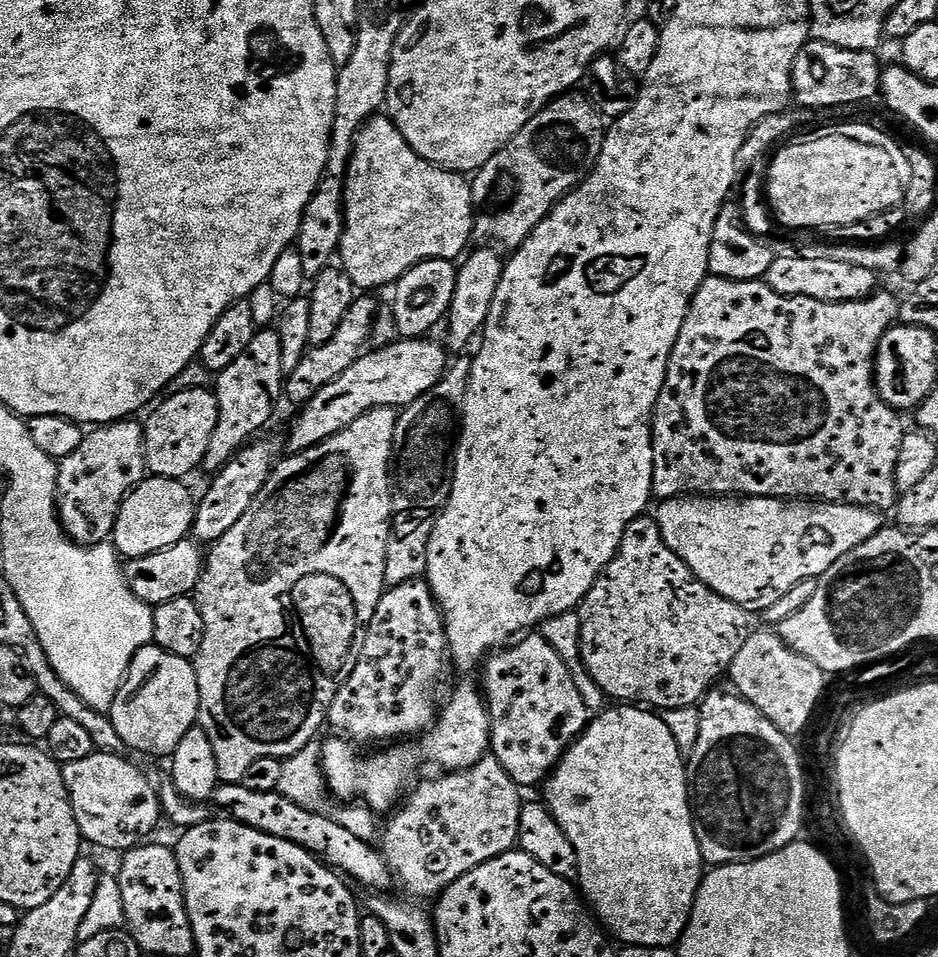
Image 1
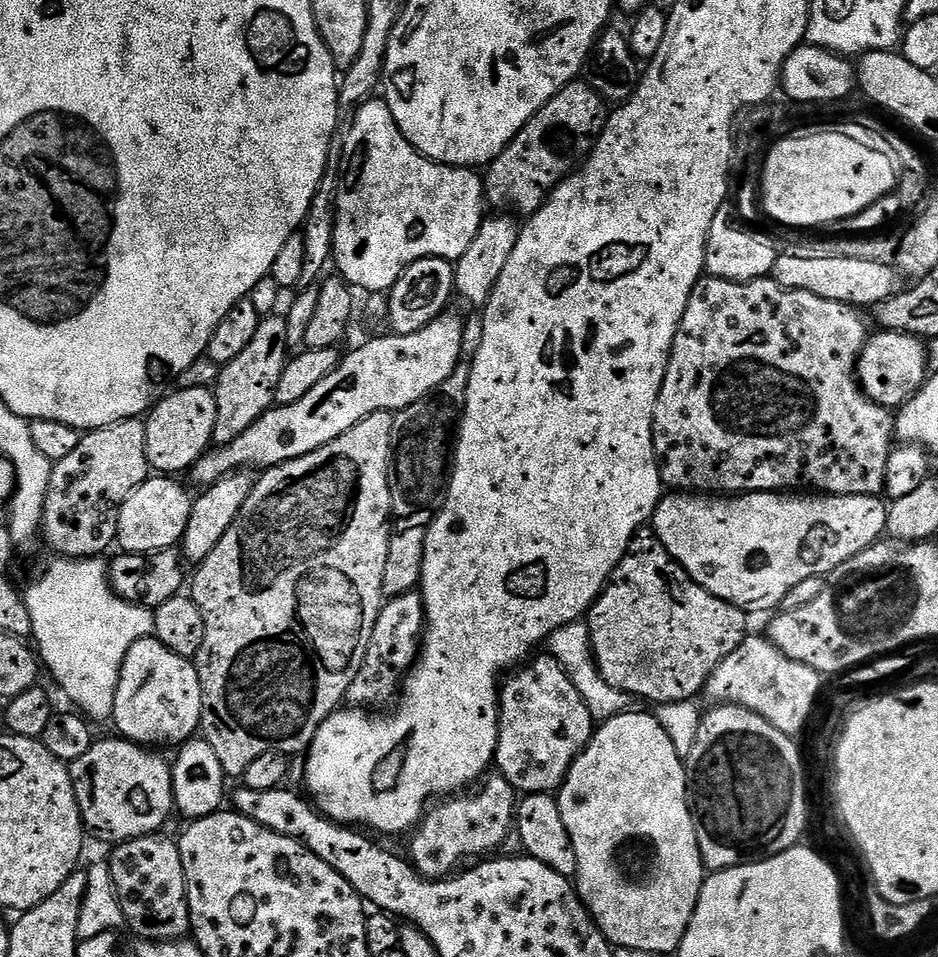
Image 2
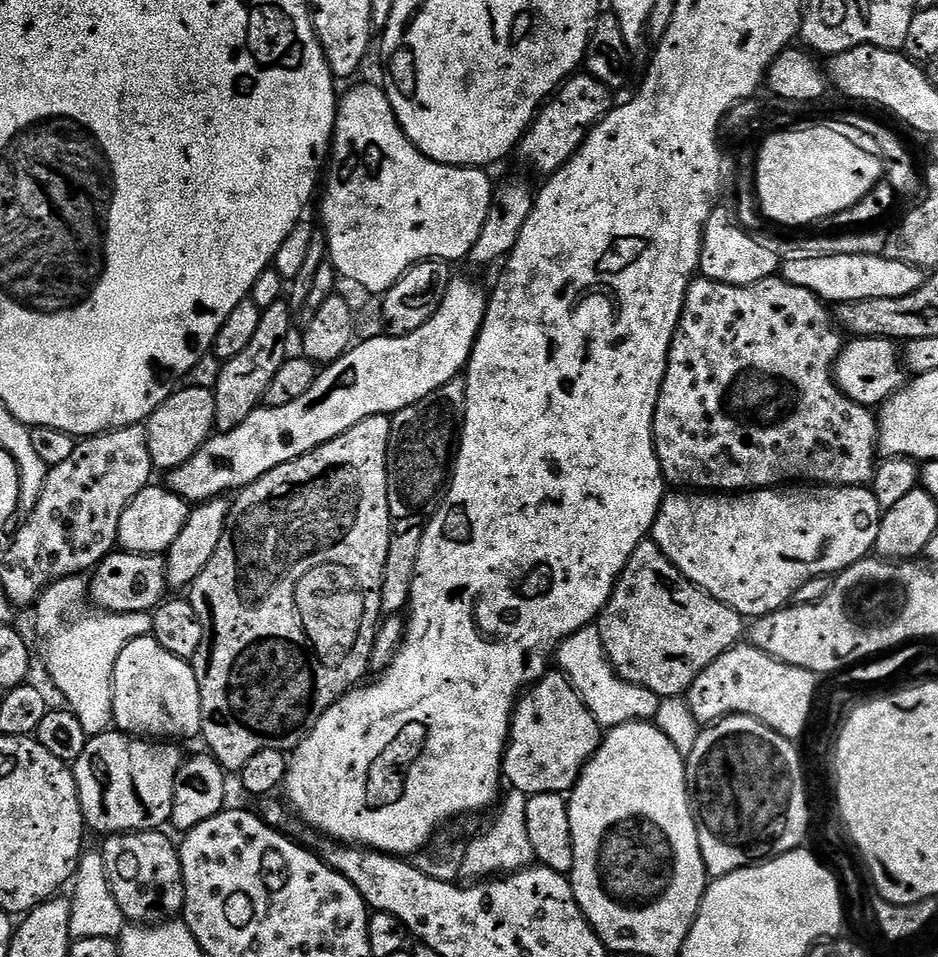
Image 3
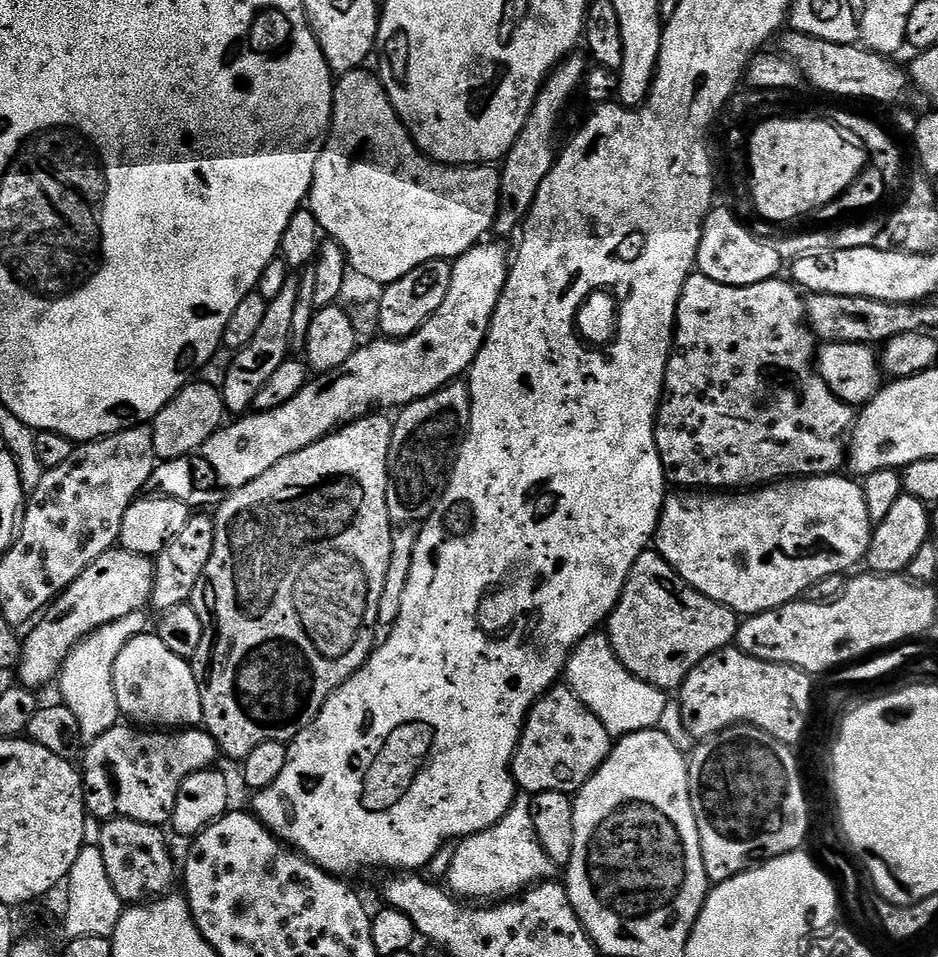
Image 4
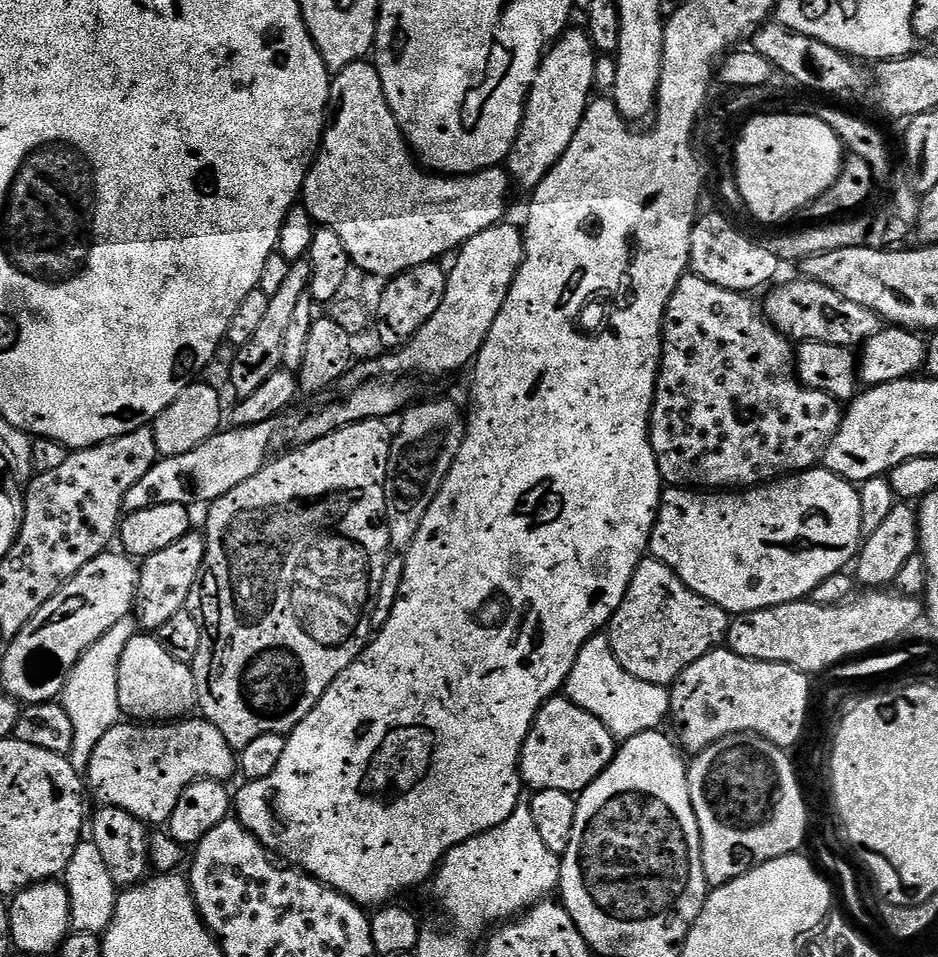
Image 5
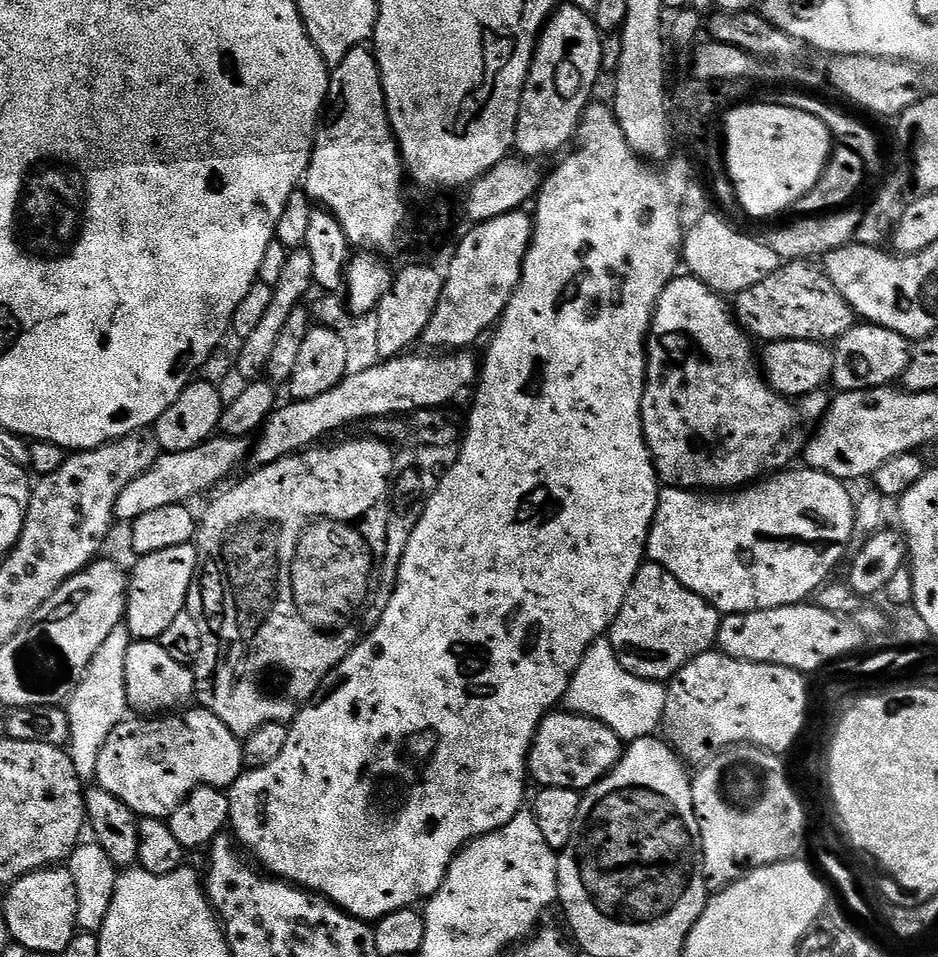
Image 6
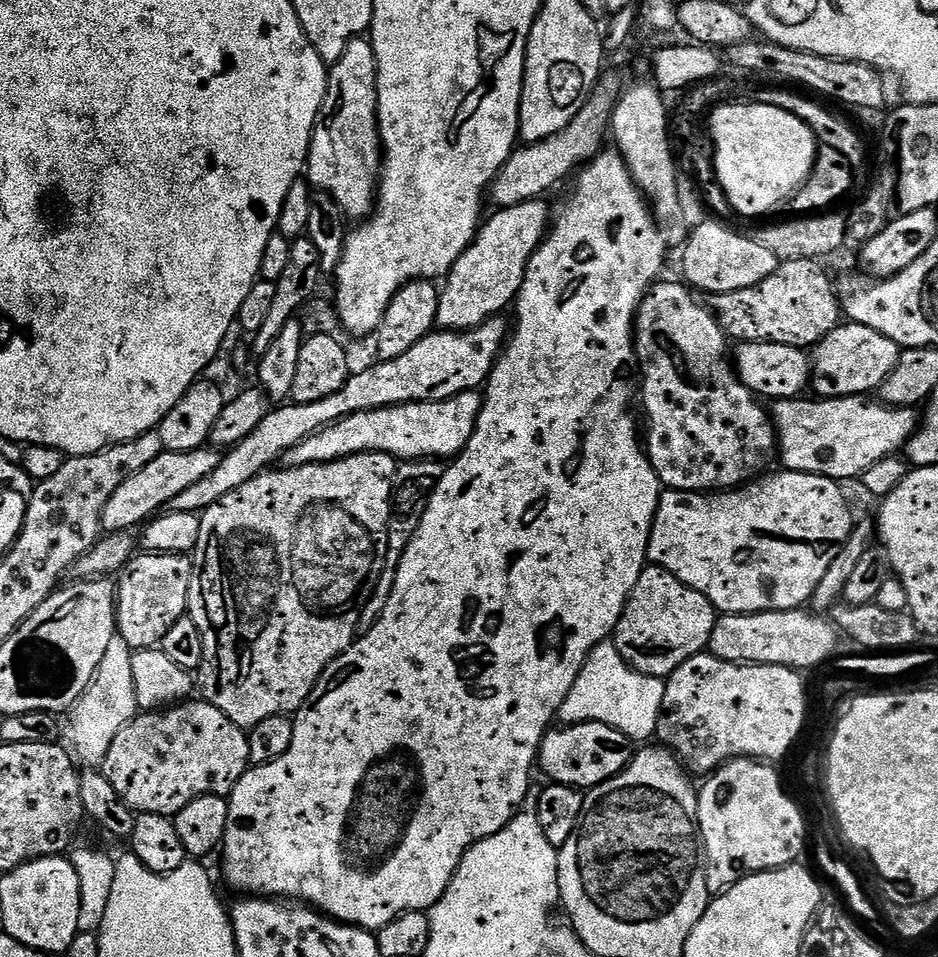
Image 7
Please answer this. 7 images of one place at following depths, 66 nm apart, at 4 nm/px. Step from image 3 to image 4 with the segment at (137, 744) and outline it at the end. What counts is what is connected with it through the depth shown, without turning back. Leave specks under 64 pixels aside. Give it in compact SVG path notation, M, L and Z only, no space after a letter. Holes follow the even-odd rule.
M117 726L106 730L106 734L102 734L87 745L82 757L84 803L87 811L91 815L93 812L100 822L111 820L113 816L125 816L147 824L167 825L174 814L174 802L178 798L178 790L184 779L217 763L216 740L200 726L183 730L145 730L140 726L127 727Z

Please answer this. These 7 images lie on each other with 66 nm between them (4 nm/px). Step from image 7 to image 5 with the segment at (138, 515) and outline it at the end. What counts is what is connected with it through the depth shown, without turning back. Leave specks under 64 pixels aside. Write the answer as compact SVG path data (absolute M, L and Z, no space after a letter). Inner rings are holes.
M270 420L258 422L258 426L232 426L229 432L221 430L202 442L202 446L190 450L190 454L157 459L156 465L126 494L125 509L137 512L159 504L211 505L213 500L222 498L222 494L230 494L234 486L242 486L246 478L254 478L254 474L269 463L276 444L276 426Z

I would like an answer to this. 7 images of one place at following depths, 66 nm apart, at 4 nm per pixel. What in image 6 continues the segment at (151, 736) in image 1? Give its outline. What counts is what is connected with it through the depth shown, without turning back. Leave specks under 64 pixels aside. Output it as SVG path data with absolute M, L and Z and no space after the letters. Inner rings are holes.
M137 640L126 650L126 698L133 713L144 718L171 713L187 705L187 700L193 699L195 691L196 678L193 669L182 662L174 662L174 658L170 658L170 654L162 650L159 642Z

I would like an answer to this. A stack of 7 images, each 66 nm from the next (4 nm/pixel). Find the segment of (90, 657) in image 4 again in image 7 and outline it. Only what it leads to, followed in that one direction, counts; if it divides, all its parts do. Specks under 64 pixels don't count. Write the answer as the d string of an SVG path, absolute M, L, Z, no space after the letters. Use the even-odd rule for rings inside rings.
M119 638L112 640L106 649L106 658L102 658L90 686L74 705L76 725L72 728L72 736L76 739L76 748L84 760L103 762L116 735L129 720L135 720L138 715L132 653L133 649L128 647L126 641Z

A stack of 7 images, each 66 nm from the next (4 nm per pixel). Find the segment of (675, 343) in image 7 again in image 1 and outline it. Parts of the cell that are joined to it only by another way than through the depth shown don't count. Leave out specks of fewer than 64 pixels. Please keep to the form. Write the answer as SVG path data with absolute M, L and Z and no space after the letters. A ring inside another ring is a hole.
M708 275L698 286L694 298L690 302L690 310L686 314L686 322L682 322L682 330L678 334L678 342L672 351L672 357L668 359L668 373L666 382L662 386L662 394L656 403L656 411L652 414L652 449L654 450L654 482L652 483L652 495L657 501L669 500L675 496L690 496L699 494L701 496L715 496L717 498L747 498L750 496L775 496L777 500L795 500L803 498L809 502L823 502L826 504L853 504L859 508L871 508L873 510L895 509L898 503L898 489L896 486L896 471L898 470L898 456L902 450L906 425L905 417L896 409L890 407L885 400L880 397L876 389L876 351L878 350L882 338L900 319L899 299L895 300L888 292L877 291L866 300L851 300L835 304L834 302L822 302L814 298L805 296L783 296L778 294L763 279L759 280L727 280L721 276Z

